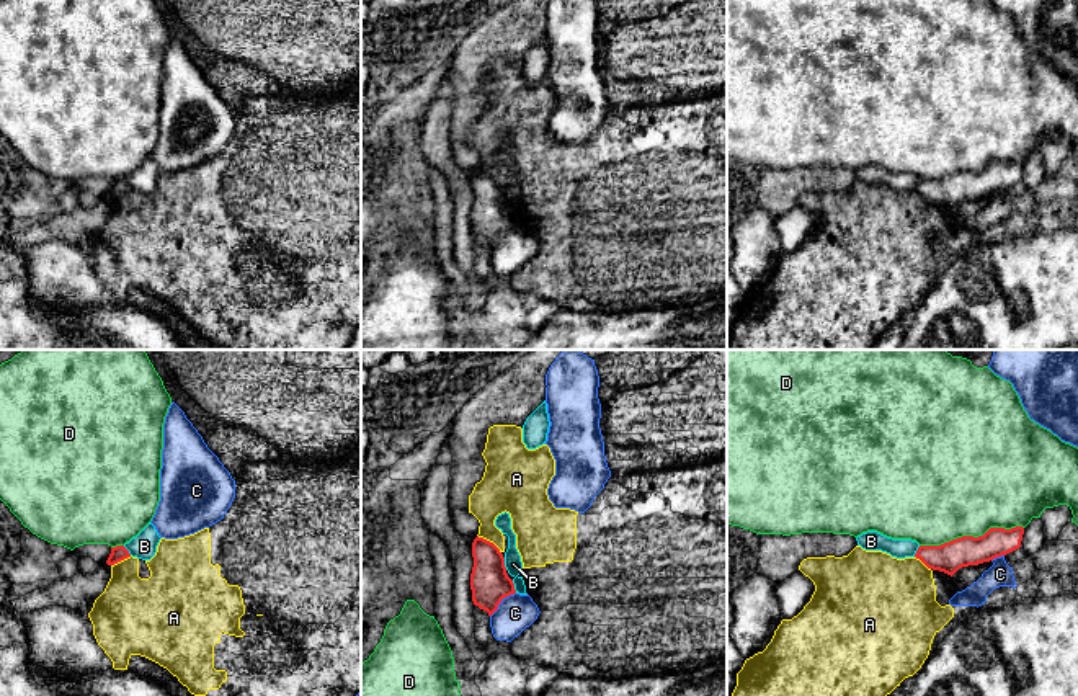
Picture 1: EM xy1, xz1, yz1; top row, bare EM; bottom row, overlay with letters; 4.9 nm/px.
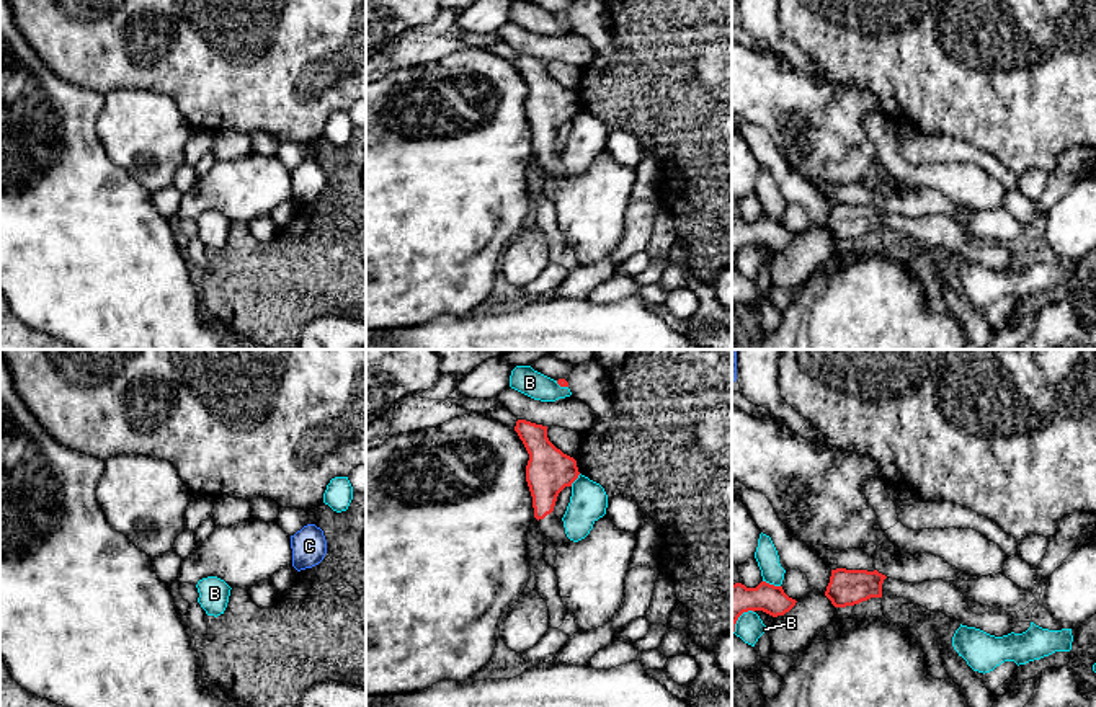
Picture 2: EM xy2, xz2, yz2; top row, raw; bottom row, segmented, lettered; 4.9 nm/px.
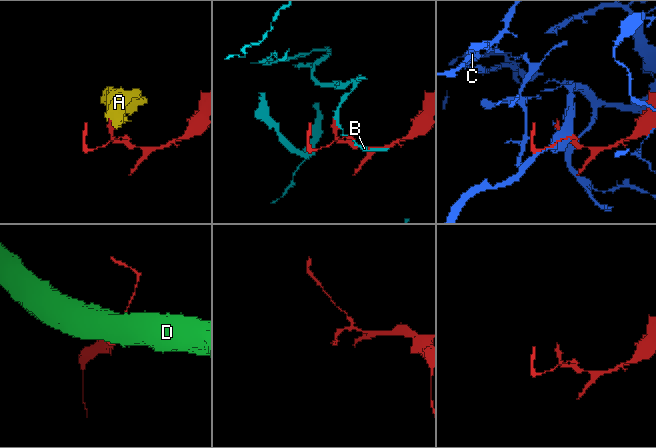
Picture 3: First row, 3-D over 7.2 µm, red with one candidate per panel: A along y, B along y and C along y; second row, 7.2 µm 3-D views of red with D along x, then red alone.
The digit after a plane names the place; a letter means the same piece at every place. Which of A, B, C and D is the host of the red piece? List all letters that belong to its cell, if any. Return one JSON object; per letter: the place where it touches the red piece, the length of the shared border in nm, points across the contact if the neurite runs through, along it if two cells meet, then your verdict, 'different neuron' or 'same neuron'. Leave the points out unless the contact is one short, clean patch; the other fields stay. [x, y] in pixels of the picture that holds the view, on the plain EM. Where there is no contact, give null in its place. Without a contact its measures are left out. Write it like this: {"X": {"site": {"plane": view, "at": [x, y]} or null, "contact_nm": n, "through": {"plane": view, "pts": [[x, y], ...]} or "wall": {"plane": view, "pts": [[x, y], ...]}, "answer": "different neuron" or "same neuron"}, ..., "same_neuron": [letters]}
{"A": {"site": {"plane": "xz1", "at": [489, 175]}, "contact_nm": 150, "wall": {"plane": "xz1", "pts": [[477, 169], [489, 174], [500, 187]]}, "answer": "different neuron"}, "B": {"site": {"plane": "yz2", "at": [771, 219]}, "contact_nm": 90, "answer": "different neuron"}, "C": {"site": {"plane": "xz1", "at": [500, 236]}, "contact_nm": 180, "answer": "different neuron"}, "D": {"site": {"plane": "yz1", "at": [971, 170]}, "contact_nm": 500, "answer": "different neuron"}, "same_neuron": []}

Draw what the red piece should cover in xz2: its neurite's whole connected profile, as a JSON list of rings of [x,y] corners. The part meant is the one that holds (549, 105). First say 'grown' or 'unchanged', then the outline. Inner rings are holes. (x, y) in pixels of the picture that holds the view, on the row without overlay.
grown; [[[518,54],[515,65],[529,95],[526,116],[532,131],[534,152],[546,171],[554,175],[559,230],[578,255],[580,265],[606,260],[624,233],[624,217],[637,178],[635,168],[617,163],[604,149],[590,168],[573,176],[564,155],[554,147],[559,127],[578,113],[577,95],[547,72],[547,60]]]

